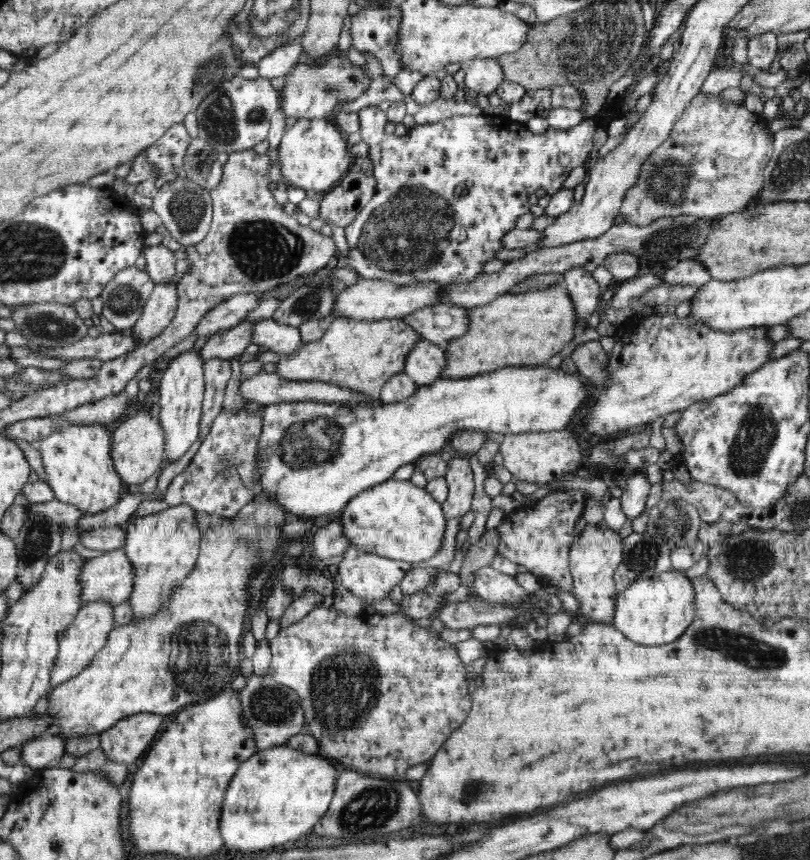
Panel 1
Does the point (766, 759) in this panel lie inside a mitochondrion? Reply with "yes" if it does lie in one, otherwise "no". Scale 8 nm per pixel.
no

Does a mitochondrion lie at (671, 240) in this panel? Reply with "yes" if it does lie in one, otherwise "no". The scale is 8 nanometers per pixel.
yes

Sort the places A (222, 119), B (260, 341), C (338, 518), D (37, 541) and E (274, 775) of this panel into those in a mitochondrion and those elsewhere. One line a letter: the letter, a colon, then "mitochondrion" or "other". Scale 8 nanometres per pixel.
A: mitochondrion
B: other
C: other
D: mitochondrion
E: other

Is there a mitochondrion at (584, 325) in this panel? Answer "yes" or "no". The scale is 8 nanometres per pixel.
no

